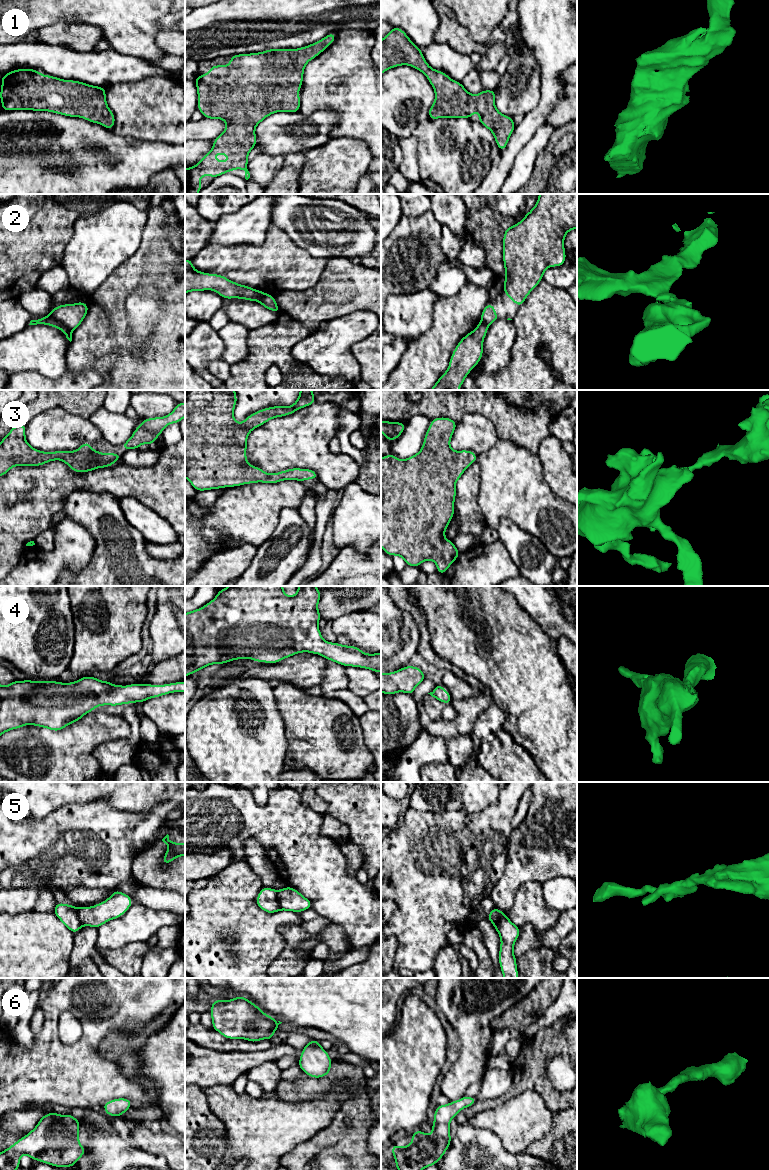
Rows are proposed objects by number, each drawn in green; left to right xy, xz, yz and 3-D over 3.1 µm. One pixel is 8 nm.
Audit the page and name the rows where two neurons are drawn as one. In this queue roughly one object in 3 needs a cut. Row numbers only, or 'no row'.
2, 5

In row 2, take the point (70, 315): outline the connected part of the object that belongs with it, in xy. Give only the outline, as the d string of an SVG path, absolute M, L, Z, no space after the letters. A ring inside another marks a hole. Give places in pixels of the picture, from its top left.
M77 301L76 304L63 304L53 308L50 316L71 330L76 329L87 315L87 303Z

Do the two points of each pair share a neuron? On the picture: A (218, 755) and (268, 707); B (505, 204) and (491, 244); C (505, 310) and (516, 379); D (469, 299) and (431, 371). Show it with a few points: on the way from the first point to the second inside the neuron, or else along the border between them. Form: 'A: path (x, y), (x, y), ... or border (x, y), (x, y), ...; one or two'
A: path (237, 743), (260, 743), (261, 732), (265, 726); one
B: path (495, 214), (491, 218), (491, 234); one
C: border (519, 308), (512, 319); two
D: path (455, 317), (431, 353); one

